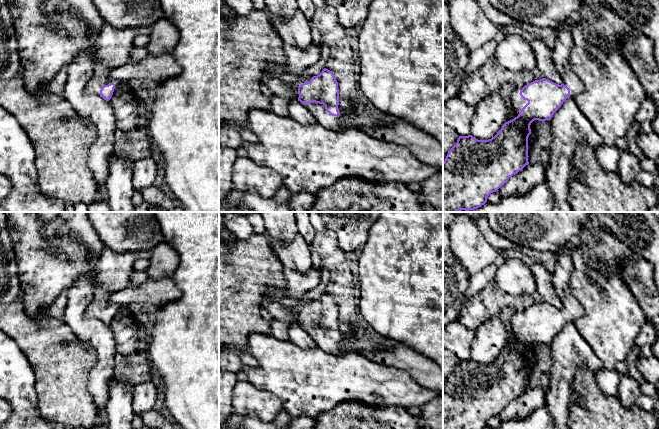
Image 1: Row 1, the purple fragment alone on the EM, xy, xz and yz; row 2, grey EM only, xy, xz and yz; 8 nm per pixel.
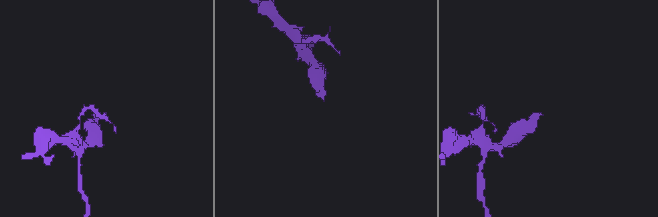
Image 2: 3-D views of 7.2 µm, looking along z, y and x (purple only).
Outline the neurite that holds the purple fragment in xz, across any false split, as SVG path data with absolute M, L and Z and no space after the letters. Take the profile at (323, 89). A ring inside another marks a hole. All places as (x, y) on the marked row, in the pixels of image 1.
M324 68L309 82L298 87L298 101L305 104L316 119L316 123L327 129L343 130L339 121L339 89L334 74Z

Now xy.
M109 24L102 26L95 45L94 73L86 84L86 93L99 95L106 101L111 99L115 84L110 73L131 57L130 51L137 35L134 28L117 29Z

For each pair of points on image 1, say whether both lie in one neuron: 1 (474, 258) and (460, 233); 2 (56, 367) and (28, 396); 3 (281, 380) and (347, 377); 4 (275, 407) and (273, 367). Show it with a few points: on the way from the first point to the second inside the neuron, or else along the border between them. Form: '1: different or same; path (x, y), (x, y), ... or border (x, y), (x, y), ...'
1: same; path (473, 252), (466, 239)
2: different; border (30, 366), (34, 374), (34, 390), (40, 412)
3: same; path (297, 384), (307, 386), (314, 380), (331, 379)
4: different; border (252, 386), (275, 395), (281, 402), (283, 410)

